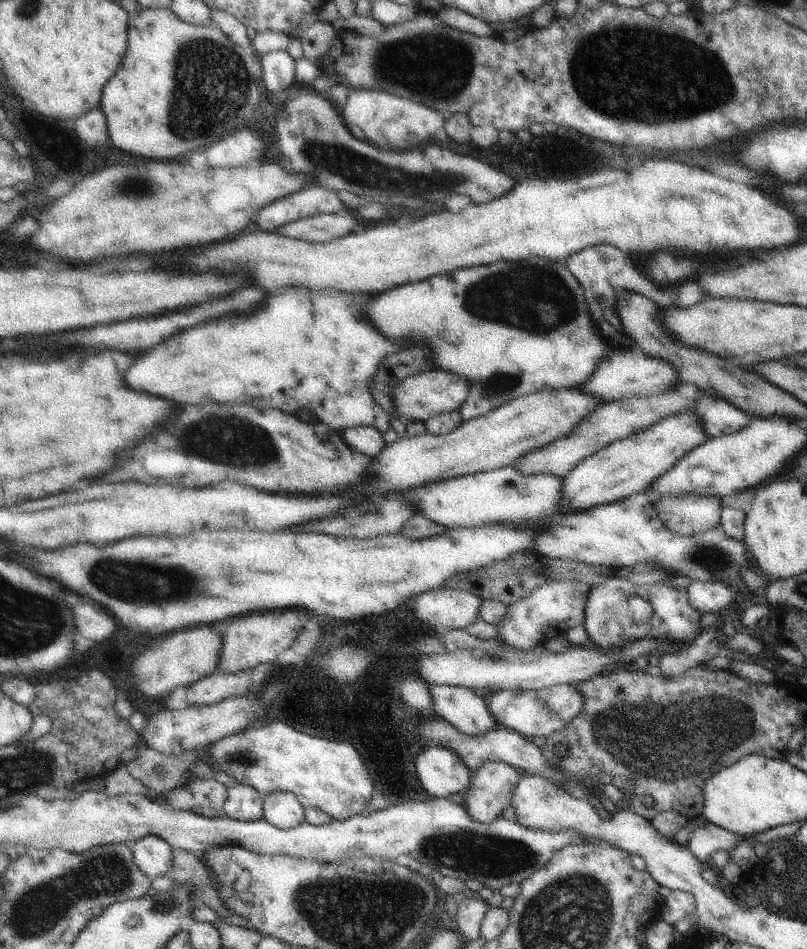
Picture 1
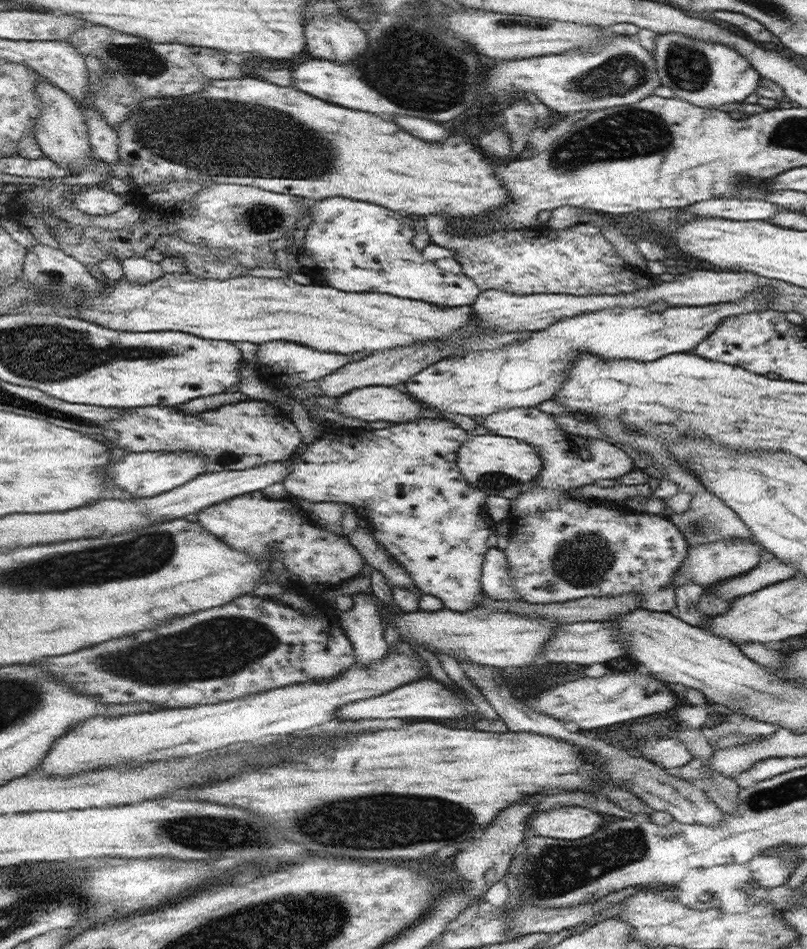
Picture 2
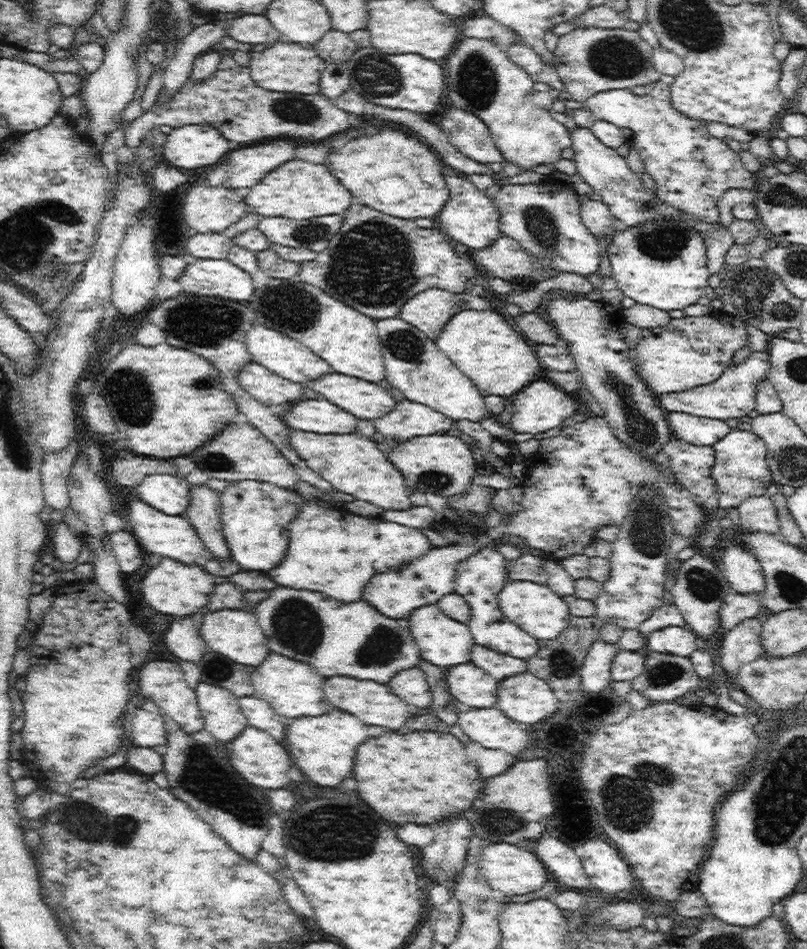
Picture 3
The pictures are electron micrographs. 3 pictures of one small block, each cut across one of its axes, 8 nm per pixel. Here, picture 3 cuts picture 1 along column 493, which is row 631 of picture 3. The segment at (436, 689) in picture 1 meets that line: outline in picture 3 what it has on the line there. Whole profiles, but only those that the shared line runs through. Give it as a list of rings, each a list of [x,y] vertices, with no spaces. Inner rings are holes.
[[[731,593],[724,599],[720,607],[721,625],[716,633],[722,638],[726,632],[748,618],[758,616],[762,605],[759,594],[737,594]]]

